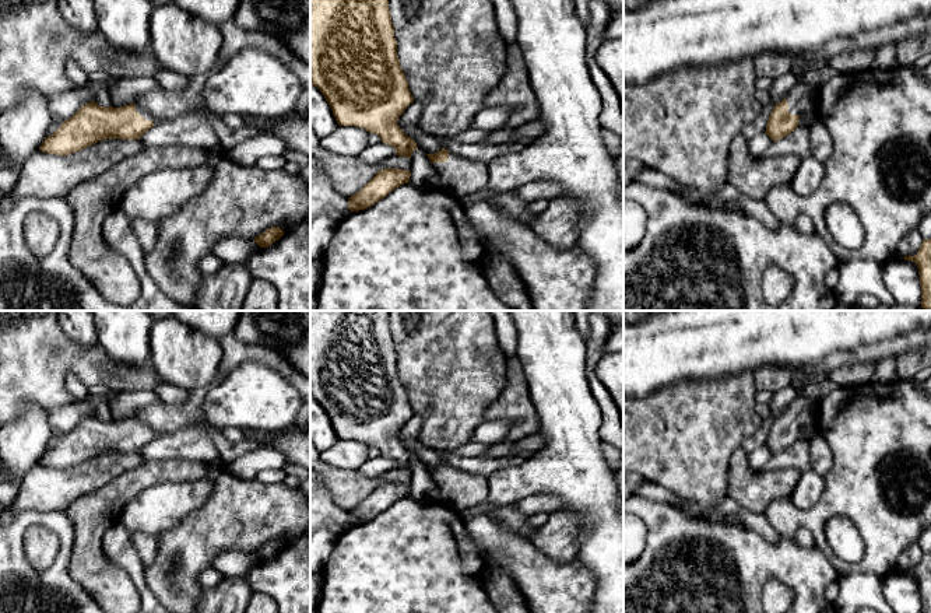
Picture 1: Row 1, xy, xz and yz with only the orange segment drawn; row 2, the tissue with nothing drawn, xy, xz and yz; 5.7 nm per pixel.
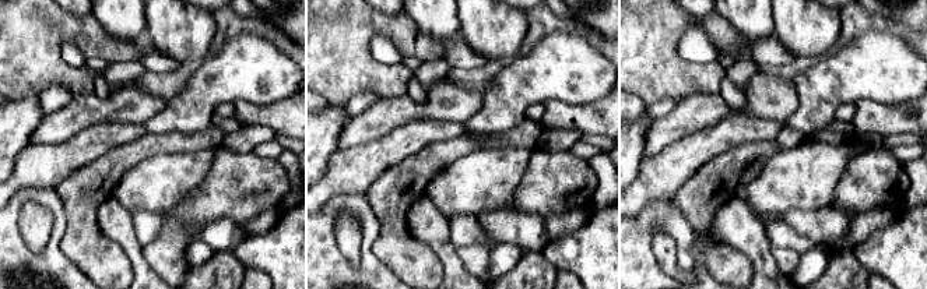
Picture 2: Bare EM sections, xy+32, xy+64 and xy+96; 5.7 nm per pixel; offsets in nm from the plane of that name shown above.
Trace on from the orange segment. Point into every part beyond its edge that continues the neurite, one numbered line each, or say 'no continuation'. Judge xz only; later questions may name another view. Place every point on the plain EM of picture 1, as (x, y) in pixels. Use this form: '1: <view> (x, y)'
1: xz (460, 490)

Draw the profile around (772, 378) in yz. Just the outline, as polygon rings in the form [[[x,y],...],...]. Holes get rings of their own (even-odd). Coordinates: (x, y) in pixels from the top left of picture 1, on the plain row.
[[[766,364],[756,368],[753,375],[756,390],[767,390],[776,393],[780,389],[791,385],[793,368]]]

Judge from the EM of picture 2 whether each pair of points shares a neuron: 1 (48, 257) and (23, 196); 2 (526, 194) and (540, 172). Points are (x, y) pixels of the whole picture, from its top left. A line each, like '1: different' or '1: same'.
1: same
2: same

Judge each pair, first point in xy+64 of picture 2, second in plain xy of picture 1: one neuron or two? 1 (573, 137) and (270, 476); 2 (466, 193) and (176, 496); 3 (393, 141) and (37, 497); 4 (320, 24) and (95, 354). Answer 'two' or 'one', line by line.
1: two
2: one
3: one
4: one

